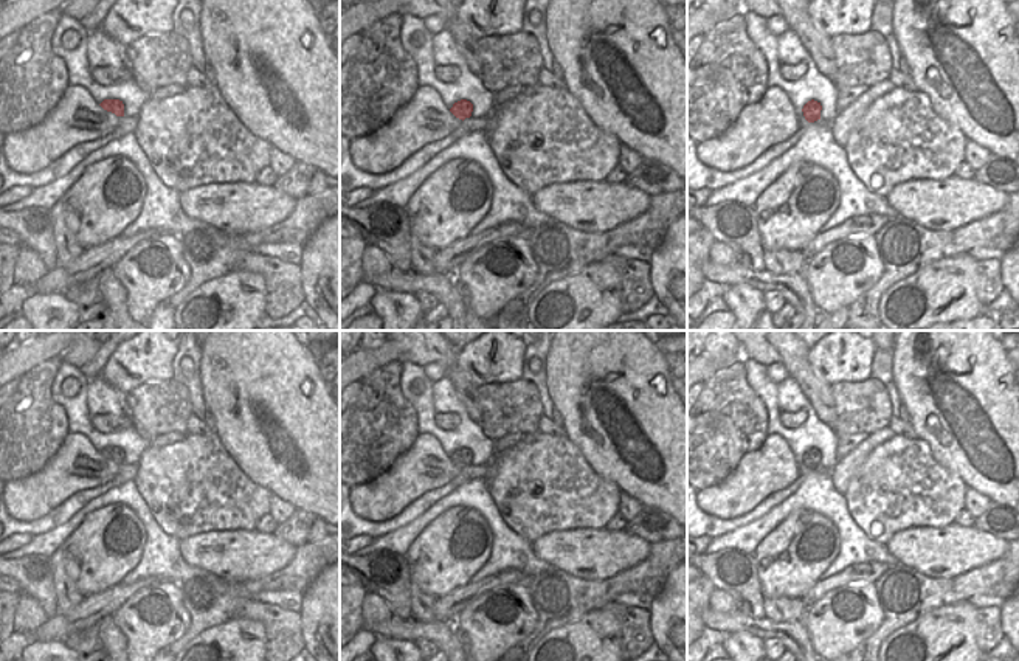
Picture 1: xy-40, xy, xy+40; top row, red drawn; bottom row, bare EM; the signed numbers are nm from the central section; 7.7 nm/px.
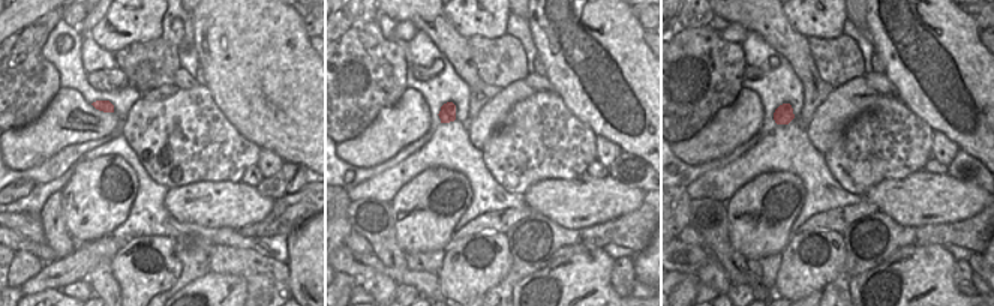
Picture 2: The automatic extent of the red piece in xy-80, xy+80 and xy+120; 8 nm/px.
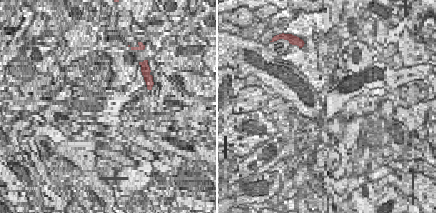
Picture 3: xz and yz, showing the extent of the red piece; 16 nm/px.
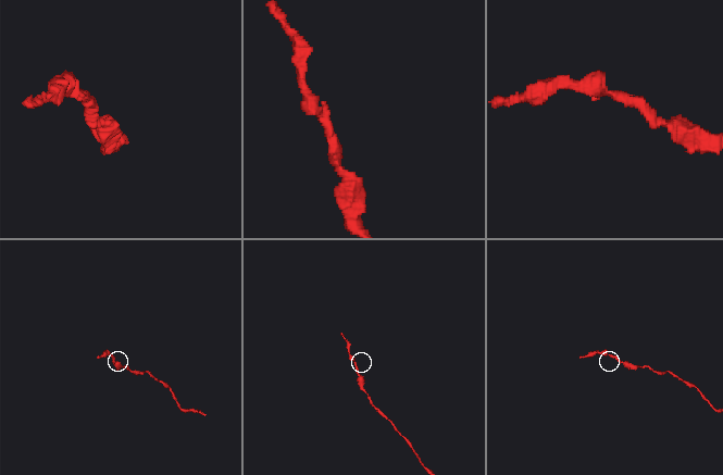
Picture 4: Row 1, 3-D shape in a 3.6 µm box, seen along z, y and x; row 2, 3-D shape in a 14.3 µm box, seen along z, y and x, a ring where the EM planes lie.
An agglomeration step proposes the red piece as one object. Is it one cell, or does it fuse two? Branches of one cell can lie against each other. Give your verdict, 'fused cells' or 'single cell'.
single cell

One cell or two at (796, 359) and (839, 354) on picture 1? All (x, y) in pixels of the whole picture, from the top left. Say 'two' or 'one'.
two

